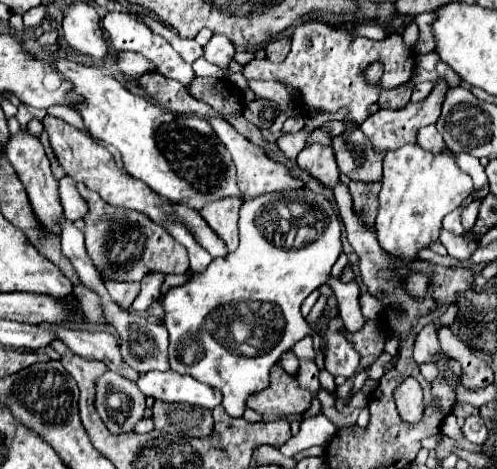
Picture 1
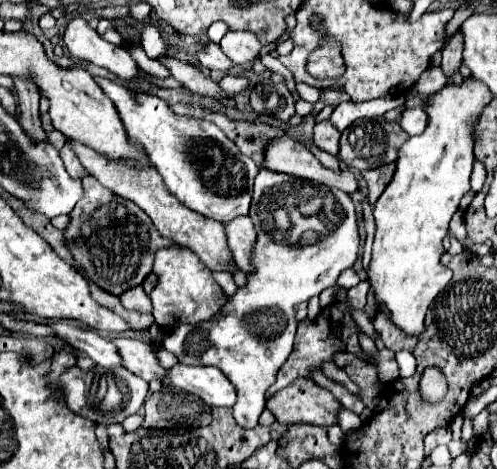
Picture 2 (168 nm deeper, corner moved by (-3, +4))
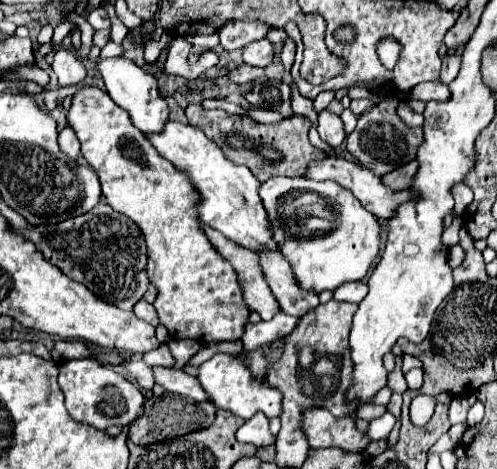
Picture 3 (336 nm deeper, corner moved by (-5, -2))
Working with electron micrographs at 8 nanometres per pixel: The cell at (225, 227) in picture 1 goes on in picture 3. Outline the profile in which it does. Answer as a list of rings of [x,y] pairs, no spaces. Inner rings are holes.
[[[262,249],[256,251],[256,255],[260,259],[264,279],[284,313],[302,317],[306,311],[310,311],[310,307],[318,305],[318,295],[310,295],[310,291],[298,291],[298,283],[294,283],[294,275],[290,275],[290,265],[286,265],[286,259],[282,259],[278,251]]]

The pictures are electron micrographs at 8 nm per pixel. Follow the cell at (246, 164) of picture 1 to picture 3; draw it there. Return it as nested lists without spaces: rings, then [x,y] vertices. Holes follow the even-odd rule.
[[[324,157],[324,159],[318,159],[314,163],[308,163],[306,171],[304,171],[304,177],[314,179],[314,181],[324,181],[324,179],[336,181],[344,189],[352,191],[354,197],[362,203],[362,207],[366,207],[372,215],[378,215],[380,219],[388,219],[388,215],[392,215],[392,211],[394,211],[394,207],[398,207],[398,203],[404,203],[406,199],[410,199],[408,191],[390,191],[388,187],[382,185],[380,177],[376,177],[370,169],[360,167],[358,163],[346,161],[346,159],[340,159],[340,157]]]

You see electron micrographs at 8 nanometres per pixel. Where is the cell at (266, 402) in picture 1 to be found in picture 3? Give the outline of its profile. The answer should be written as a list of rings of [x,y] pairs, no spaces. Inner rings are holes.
[[[304,407],[302,427],[310,447],[338,447],[360,453],[370,443],[356,429],[354,417],[334,417],[326,407]]]

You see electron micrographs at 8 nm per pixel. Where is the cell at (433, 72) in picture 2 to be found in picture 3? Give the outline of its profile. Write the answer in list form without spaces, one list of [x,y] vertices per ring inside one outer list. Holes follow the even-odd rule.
[[[450,53],[446,59],[450,59],[450,63],[446,63],[446,65],[442,65],[442,69],[440,69],[440,83],[444,83],[444,85],[448,85],[456,75],[458,75],[458,69],[460,69],[460,57],[456,55],[456,53]]]

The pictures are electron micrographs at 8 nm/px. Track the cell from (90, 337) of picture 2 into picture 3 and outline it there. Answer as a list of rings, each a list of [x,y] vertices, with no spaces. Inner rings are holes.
[[[132,359],[132,361],[122,363],[122,367],[126,369],[126,375],[128,375],[134,383],[138,383],[138,385],[144,387],[144,389],[152,389],[152,385],[154,385],[154,375],[152,375],[152,371],[150,371],[150,367],[148,367],[146,363],[142,363],[142,361],[138,361],[138,359]]]

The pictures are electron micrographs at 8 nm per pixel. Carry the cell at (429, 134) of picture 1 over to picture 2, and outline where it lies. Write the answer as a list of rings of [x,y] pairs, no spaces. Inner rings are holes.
[[[420,107],[406,109],[400,117],[400,125],[408,135],[420,135],[426,129],[426,123],[428,123],[428,117],[426,117],[424,109],[420,109]]]

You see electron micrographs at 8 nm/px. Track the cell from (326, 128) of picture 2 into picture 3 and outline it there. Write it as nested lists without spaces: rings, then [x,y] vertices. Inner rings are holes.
[[[322,111],[318,115],[318,133],[320,133],[320,139],[326,141],[330,147],[340,147],[346,139],[346,133],[344,133],[344,125],[340,121],[338,115],[330,113],[330,111]]]

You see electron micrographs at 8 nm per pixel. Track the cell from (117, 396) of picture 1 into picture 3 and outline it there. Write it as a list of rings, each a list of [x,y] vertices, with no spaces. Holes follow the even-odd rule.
[[[72,359],[60,363],[58,383],[66,397],[66,411],[70,413],[70,417],[80,423],[98,427],[102,431],[108,429],[110,425],[132,423],[140,415],[144,405],[144,395],[134,383],[130,383],[114,369],[104,367],[96,359]]]

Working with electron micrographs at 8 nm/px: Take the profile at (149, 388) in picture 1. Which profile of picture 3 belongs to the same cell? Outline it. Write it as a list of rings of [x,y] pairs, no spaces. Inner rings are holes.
[[[220,353],[220,355],[214,355],[212,359],[204,361],[202,365],[198,365],[196,379],[216,409],[226,409],[242,419],[250,419],[258,411],[262,411],[266,417],[278,417],[282,395],[278,391],[270,389],[264,381],[252,379],[250,371],[232,355]]]

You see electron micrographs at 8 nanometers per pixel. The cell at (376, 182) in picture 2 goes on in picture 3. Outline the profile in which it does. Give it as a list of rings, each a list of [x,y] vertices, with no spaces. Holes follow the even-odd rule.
[[[410,161],[410,163],[406,163],[406,165],[402,165],[402,167],[386,173],[386,175],[382,177],[382,183],[384,183],[386,187],[390,187],[392,191],[406,189],[406,187],[410,187],[410,183],[412,183],[414,171],[416,171],[416,163]]]

